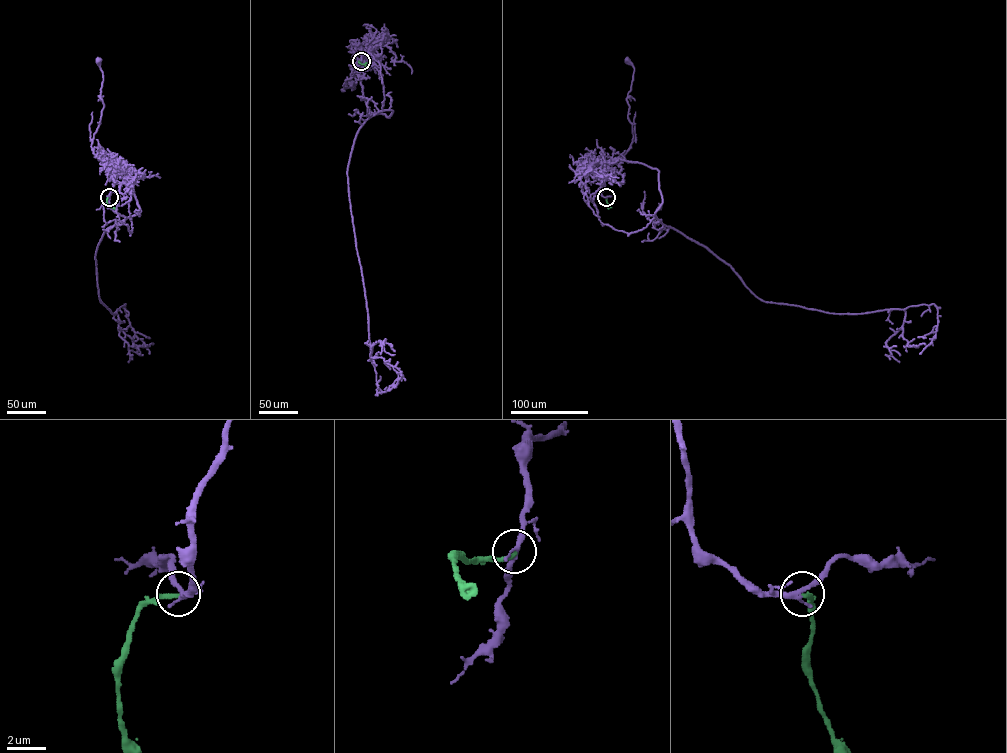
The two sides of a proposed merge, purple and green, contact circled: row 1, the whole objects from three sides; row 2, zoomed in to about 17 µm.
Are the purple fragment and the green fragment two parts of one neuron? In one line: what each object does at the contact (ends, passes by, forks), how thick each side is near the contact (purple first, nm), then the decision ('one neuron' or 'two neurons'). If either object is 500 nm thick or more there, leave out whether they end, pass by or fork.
purple forks; green ends; calibres 200 and 220 nm; one neuron

